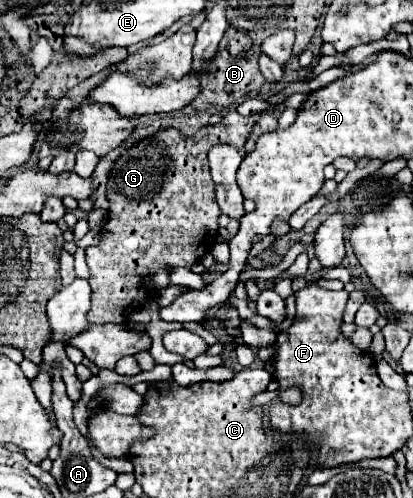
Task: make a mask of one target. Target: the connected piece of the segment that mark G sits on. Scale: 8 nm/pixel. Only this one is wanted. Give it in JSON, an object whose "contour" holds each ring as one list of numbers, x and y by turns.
{"contour":[[237,111,225,113,221,123,225,125,209,125,197,131,193,137,183,137,175,129,159,131,155,137,149,137,135,147,131,147,113,167,111,171,111,183,109,183,109,221,103,227,105,233,99,233,99,245,87,247,87,265,91,271,91,311,87,313,89,323,105,325,105,323,123,323,127,315,135,305,141,305,145,301,145,293,141,289,149,289,149,279,157,275,159,269,165,269,171,273,177,267,187,267,195,261,199,261,205,253,211,251,217,235,217,219,221,215,219,205,215,201,215,183,209,173,209,161,207,153,209,147,215,147,217,143,233,143,233,147,243,149,245,141,249,139,249,133,253,125,257,123,257,117,261,113,253,113,251,117,241,117]]}

